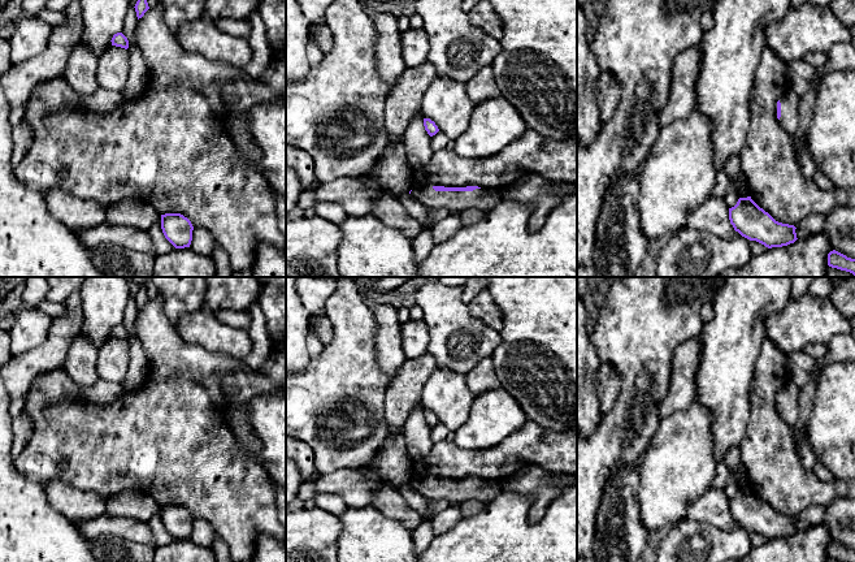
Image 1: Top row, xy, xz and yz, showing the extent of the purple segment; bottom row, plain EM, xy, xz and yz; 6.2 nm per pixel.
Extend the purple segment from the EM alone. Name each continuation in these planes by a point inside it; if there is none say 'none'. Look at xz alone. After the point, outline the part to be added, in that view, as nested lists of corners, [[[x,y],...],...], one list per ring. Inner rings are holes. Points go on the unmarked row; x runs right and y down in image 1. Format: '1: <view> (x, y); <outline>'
1: xz (485, 491); [[[413,476],[411,487],[426,498],[444,500],[450,503],[474,500],[486,505],[503,490],[502,480],[481,479],[473,483],[435,483],[429,476]]]

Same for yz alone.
1: yz (790, 393); [[[786,381],[785,385],[781,388],[780,394],[781,394],[780,415],[785,422],[787,422],[793,427],[799,419],[800,388],[798,388],[791,381]]]

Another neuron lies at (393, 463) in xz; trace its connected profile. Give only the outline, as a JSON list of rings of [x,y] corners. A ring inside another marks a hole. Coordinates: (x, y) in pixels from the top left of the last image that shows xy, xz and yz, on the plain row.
[[[402,432],[391,433],[385,446],[378,451],[368,468],[374,470],[382,479],[403,487],[413,479],[412,459],[408,455]]]

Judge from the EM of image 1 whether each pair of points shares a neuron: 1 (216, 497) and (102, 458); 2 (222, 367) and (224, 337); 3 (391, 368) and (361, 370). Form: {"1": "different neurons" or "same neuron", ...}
{"1": "same neuron", "2": "different neurons", "3": "different neurons"}

